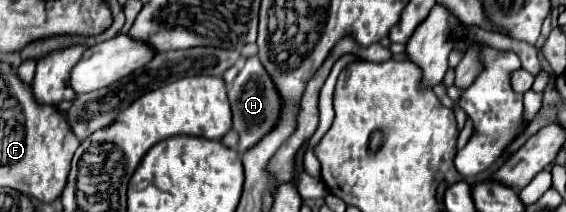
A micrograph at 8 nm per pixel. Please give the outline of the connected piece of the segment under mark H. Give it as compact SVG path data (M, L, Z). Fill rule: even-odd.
M256 56L246 58L242 70L228 90L228 100L232 108L232 128L238 132L238 152L242 156L242 152L250 150L250 146L256 146L268 134L268 130L278 124L280 118L278 90L274 90L274 80L270 74L266 74L266 68L258 62Z

